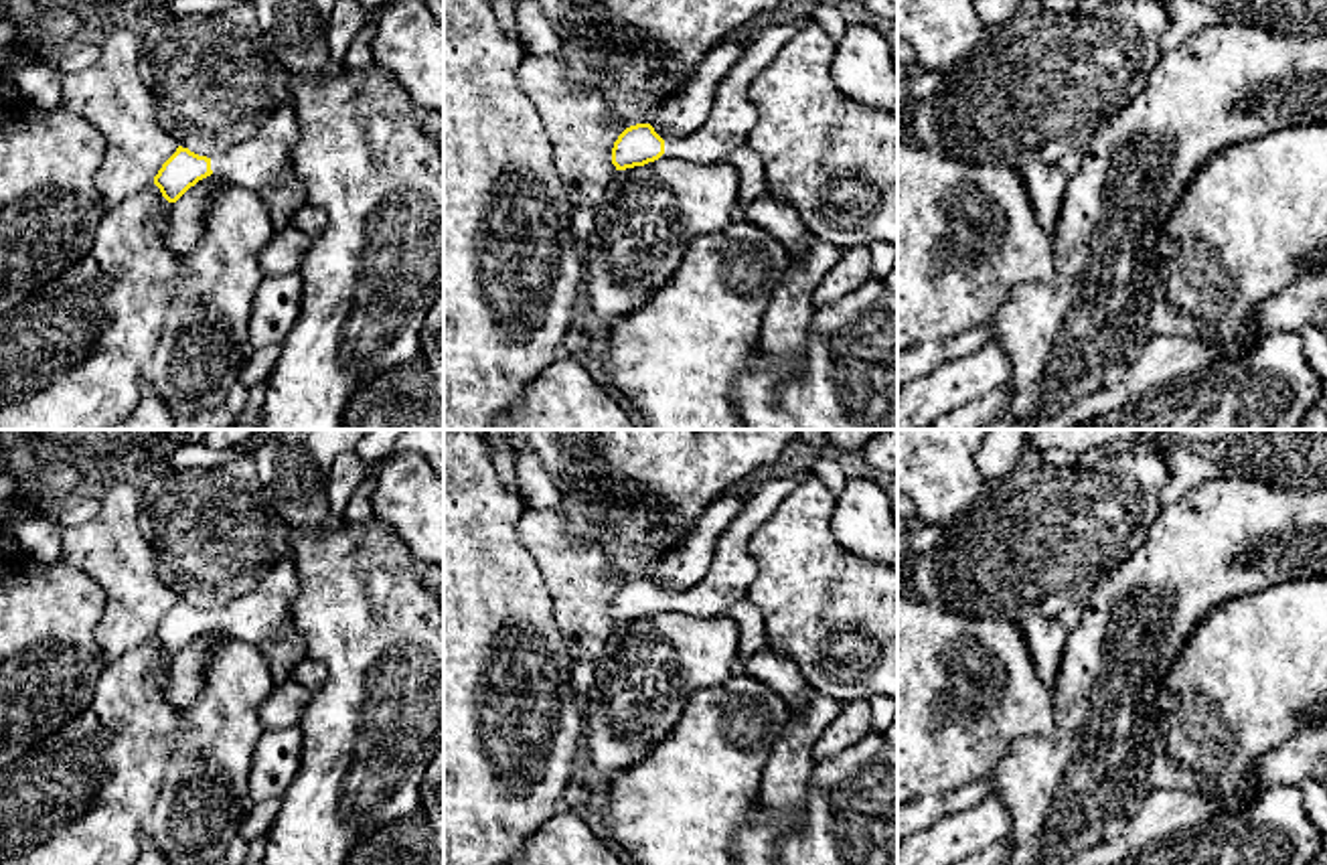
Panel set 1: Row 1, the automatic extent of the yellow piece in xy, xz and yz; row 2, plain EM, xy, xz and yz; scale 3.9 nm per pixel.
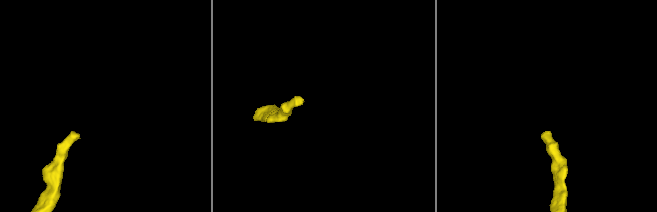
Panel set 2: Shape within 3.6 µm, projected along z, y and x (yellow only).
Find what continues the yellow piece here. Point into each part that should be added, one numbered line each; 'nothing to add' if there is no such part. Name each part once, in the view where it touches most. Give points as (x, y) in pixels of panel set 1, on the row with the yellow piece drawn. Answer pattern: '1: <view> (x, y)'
1: xy (262, 161)

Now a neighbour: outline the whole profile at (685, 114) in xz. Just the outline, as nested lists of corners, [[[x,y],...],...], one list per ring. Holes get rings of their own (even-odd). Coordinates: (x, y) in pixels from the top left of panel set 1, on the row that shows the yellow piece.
[[[731,41],[713,49],[691,75],[685,91],[654,111],[650,120],[654,132],[665,142],[697,132],[711,113],[717,85],[744,53],[746,49]]]

